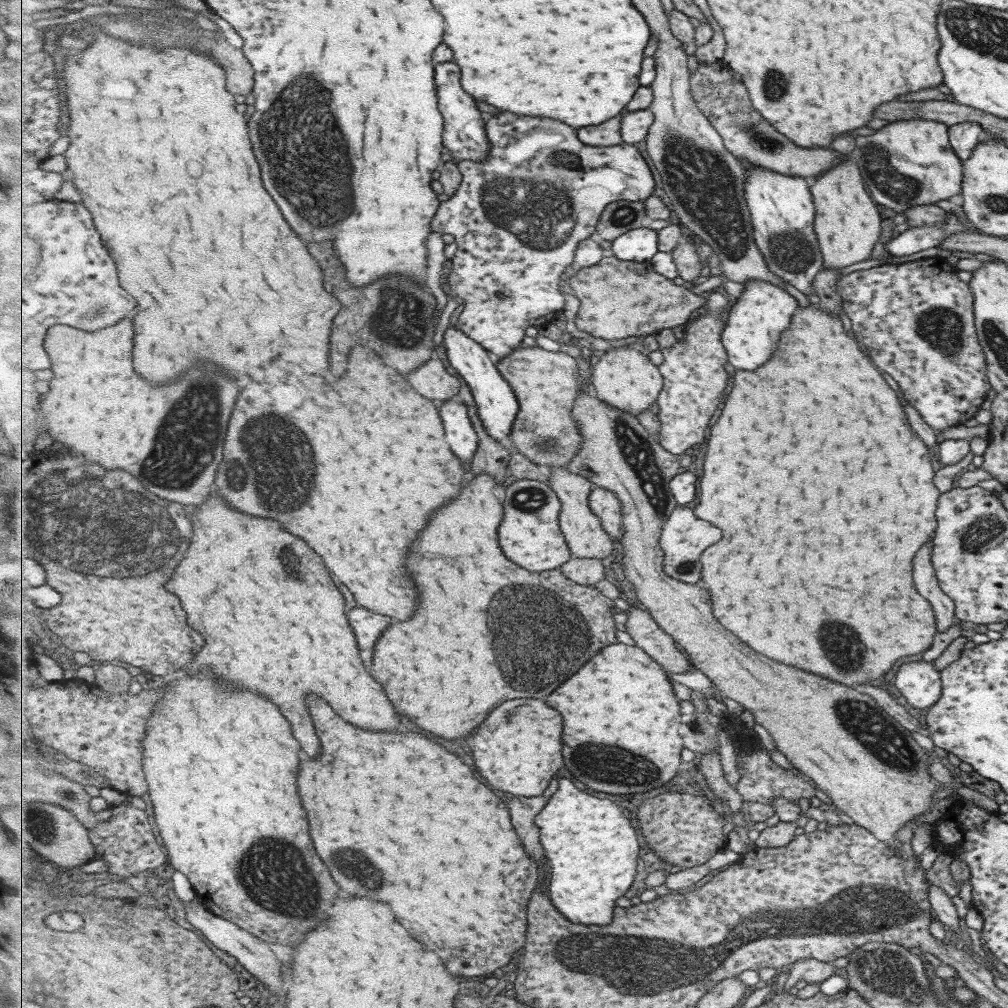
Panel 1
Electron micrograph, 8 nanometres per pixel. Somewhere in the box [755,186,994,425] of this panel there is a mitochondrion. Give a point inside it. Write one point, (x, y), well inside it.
(941, 329)

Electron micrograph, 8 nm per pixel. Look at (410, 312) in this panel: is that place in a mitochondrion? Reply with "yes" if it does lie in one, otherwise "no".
yes

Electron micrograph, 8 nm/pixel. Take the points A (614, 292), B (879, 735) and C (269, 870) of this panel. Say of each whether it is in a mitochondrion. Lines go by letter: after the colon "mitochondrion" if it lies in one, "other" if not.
A: other
B: mitochondrion
C: mitochondrion

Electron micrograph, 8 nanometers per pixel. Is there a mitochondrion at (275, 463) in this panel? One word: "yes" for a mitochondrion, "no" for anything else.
yes

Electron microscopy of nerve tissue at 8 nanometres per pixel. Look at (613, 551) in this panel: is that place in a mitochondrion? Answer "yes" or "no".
no

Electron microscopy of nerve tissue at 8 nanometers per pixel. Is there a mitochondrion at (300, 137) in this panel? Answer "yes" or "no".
yes

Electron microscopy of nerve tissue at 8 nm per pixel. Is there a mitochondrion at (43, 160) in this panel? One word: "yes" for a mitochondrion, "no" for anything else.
no

